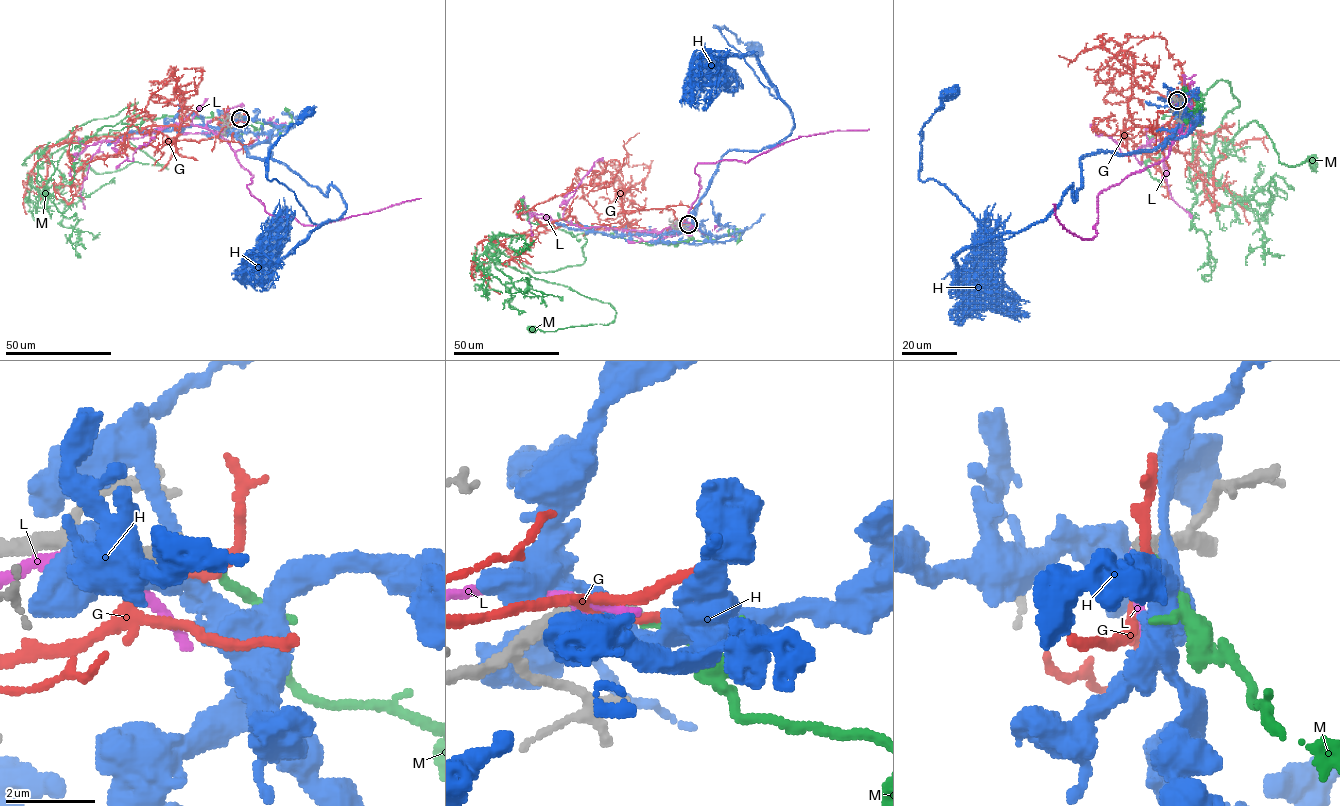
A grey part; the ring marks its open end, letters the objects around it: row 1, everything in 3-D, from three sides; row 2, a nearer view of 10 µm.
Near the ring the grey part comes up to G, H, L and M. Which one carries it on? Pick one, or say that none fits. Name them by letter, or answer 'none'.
none

